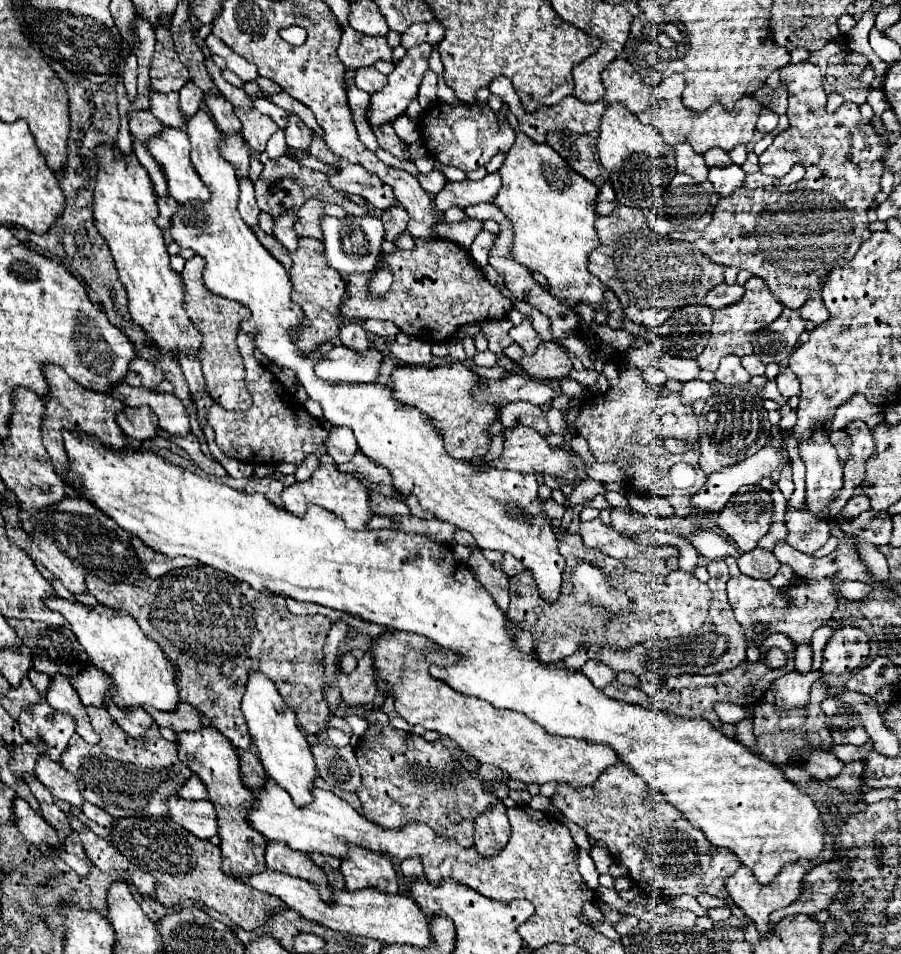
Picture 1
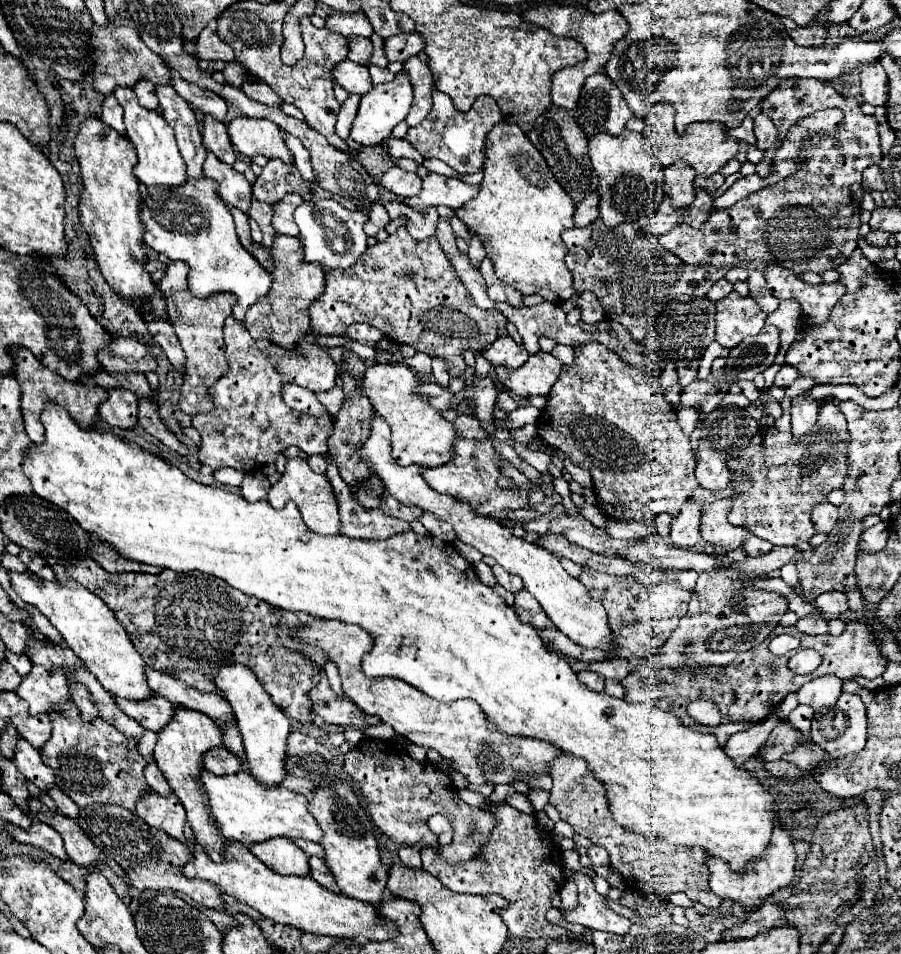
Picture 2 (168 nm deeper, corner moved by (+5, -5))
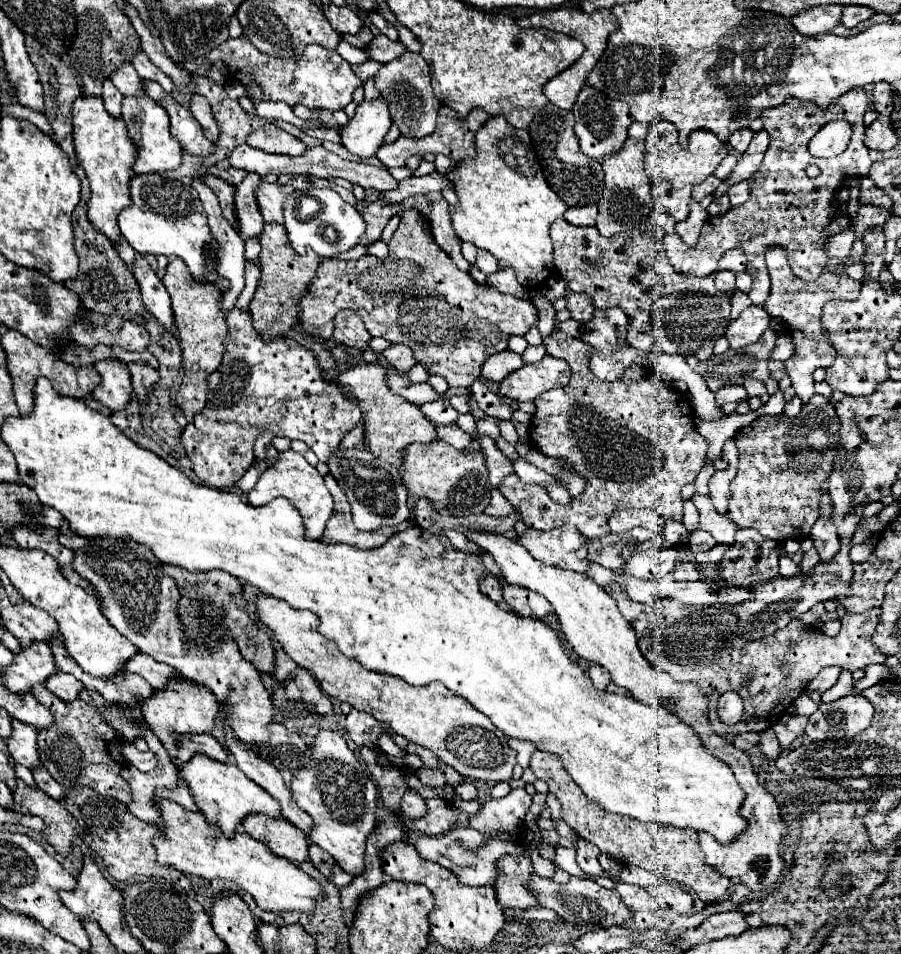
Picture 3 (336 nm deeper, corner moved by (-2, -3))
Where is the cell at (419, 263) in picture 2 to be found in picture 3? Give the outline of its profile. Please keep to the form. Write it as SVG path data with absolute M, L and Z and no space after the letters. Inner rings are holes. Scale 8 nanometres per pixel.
M406 210L400 216L400 226L390 240L388 250L388 256L382 260L376 256L362 256L350 262L342 262L336 258L322 260L316 276L308 284L308 294L304 294L304 298L298 302L302 328L314 338L330 340L334 314L338 310L352 308L362 316L366 330L372 336L382 336L392 344L406 344L414 352L416 362L428 368L430 374L442 376L450 388L470 388L472 382L480 376L480 368L488 356L506 350L510 336L524 336L532 326L538 324L538 312L534 310L534 304L530 300L500 293L488 285L476 284L468 272L458 270L452 258L434 242L428 218L424 218L416 210ZM436 296L444 300L444 316L440 316L440 320L444 320L444 324L440 324L440 328L444 328L444 336L440 336L440 344L420 344L420 340L408 340L408 336L400 332L400 324L396 324L396 320L400 320L400 304L404 304L404 300L436 300Z

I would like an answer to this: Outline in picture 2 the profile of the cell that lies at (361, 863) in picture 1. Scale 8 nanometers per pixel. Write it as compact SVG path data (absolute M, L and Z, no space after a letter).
M337 780L333 786L317 788L309 812L317 818L321 830L325 832L321 846L325 848L325 862L333 872L337 886L345 896L363 900L371 904L381 904L382 893L387 886L387 870L379 856L379 846L373 836L373 822L361 808L357 794L349 782Z

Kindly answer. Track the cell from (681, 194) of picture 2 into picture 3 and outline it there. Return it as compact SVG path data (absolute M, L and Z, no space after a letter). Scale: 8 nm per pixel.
M664 182L662 186L654 184L652 196L656 202L660 202L666 208L666 212L676 222L682 222L682 220L686 220L686 216L690 212L690 192L692 192L692 186L684 186L682 190L674 190L670 184Z

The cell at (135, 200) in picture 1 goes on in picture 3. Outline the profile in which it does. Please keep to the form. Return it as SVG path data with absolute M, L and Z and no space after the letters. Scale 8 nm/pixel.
M80 96L72 104L72 124L76 156L86 172L92 192L88 200L88 220L98 232L110 238L110 242L118 242L120 230L116 218L122 208L132 202L128 196L128 180L132 178L132 160L136 160L136 148L132 148L132 140L124 128L124 122L120 118L108 116L100 98Z

